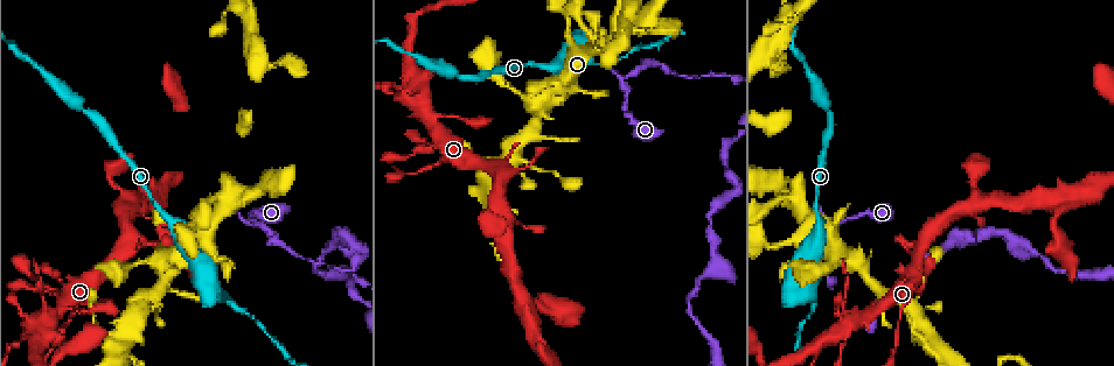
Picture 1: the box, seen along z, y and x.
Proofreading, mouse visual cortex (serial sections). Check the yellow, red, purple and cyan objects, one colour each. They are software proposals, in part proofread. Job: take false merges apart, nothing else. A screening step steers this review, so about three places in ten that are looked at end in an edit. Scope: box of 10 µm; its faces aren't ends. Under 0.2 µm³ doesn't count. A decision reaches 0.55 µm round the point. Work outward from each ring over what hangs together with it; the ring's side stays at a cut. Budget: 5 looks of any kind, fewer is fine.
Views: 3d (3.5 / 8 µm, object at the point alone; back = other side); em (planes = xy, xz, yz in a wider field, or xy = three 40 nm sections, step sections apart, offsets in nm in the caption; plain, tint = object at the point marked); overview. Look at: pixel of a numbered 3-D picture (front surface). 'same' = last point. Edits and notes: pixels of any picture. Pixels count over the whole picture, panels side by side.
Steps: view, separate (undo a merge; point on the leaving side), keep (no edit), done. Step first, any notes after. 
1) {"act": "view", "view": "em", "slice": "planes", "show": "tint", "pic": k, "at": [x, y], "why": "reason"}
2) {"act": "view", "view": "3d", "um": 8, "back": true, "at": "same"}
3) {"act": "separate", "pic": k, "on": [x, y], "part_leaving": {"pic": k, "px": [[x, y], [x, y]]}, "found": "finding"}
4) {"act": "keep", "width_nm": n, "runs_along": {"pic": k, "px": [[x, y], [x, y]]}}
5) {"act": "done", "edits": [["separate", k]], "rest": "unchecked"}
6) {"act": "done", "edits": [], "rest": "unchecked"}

{"act": "view", "view": "3d", "um": 8, "pic": 1, "at": [814, 292], "why": "thick turns thin"}

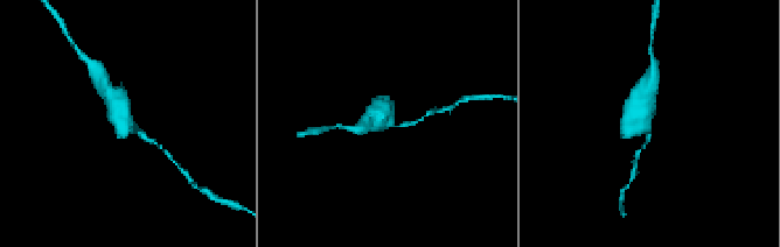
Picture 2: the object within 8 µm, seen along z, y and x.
{"act": "view", "view": "em", "slice": "xy", "step": 1, "show": "tint", "at": "same", "why": "now the EM"}

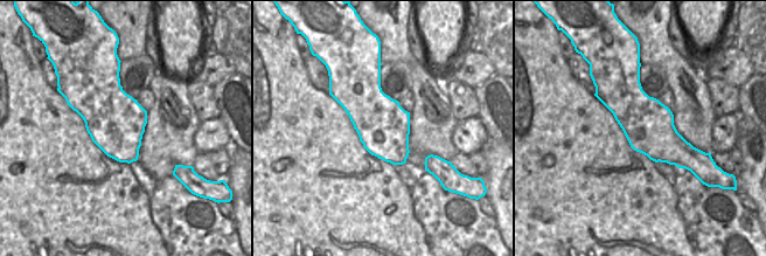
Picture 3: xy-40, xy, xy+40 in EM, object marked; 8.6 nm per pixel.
{"act": "keep", "runs_along": {"pic": 2, "px": [[115, 100], [117, 113], [158, 145]]}, "found": "all the same cell"}

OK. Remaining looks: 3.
{"act": "view", "view": "3d", "um": 3.5, "pic": 1, "at": [255, 223], "why": "a narrow waist"}

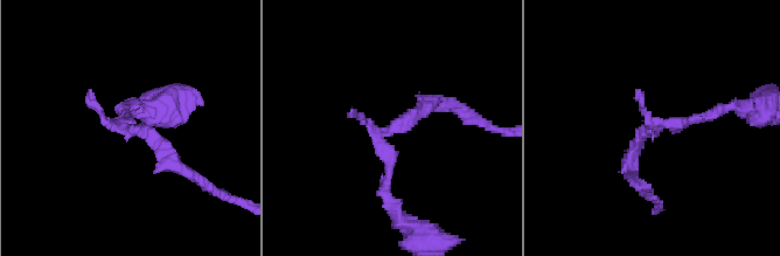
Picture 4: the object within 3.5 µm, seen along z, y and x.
{"act": "keep", "runs_along": {"pic": 4, "px": [[385, 192], [378, 135], [446, 104]]}, "found": "continuous, no second cell"}

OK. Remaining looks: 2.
{"act": "done", "edits": [], "rest": "unchecked"}

